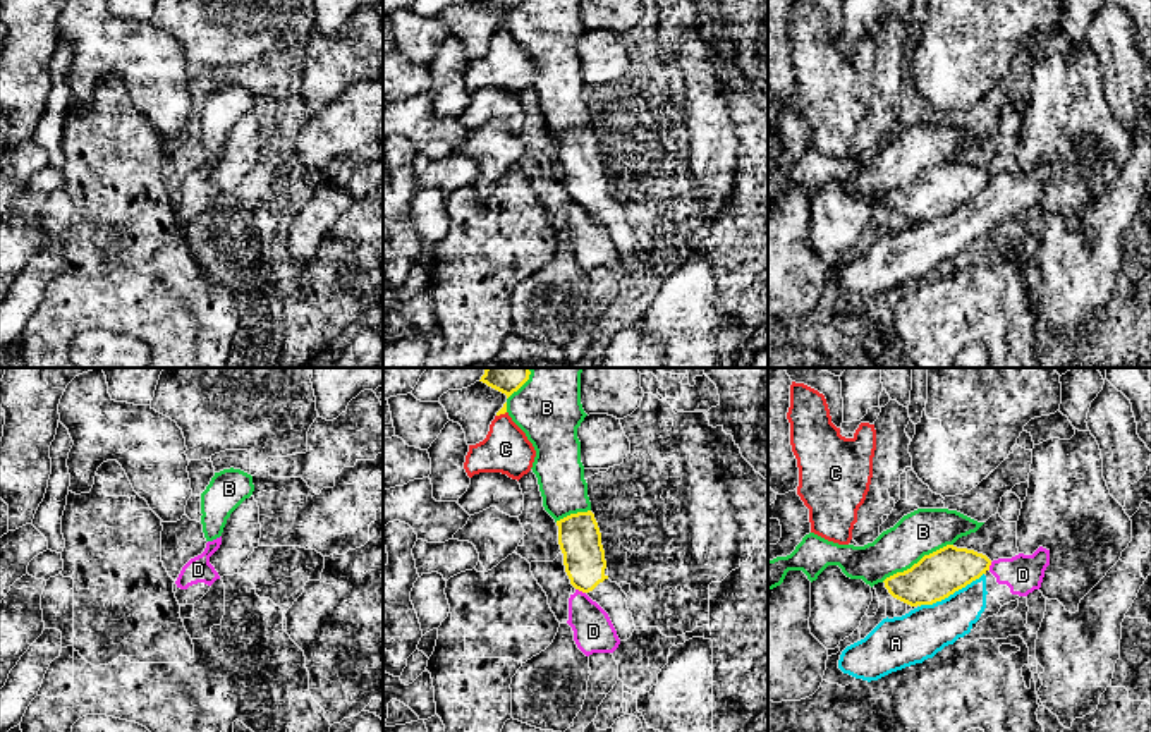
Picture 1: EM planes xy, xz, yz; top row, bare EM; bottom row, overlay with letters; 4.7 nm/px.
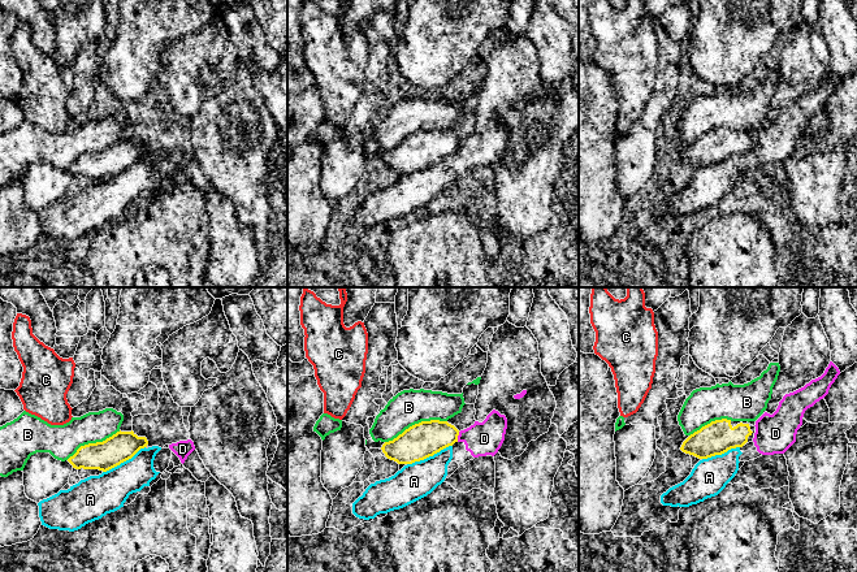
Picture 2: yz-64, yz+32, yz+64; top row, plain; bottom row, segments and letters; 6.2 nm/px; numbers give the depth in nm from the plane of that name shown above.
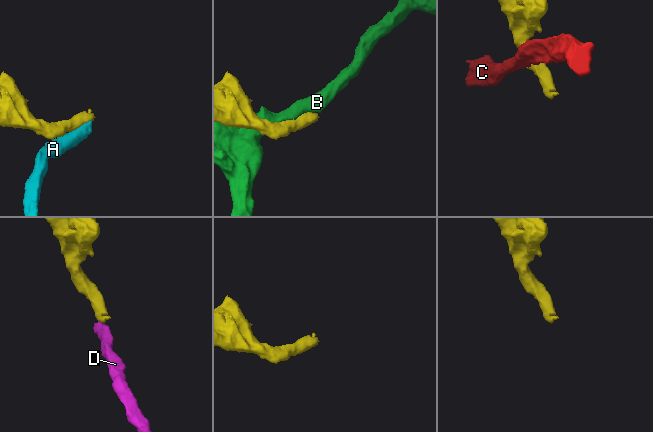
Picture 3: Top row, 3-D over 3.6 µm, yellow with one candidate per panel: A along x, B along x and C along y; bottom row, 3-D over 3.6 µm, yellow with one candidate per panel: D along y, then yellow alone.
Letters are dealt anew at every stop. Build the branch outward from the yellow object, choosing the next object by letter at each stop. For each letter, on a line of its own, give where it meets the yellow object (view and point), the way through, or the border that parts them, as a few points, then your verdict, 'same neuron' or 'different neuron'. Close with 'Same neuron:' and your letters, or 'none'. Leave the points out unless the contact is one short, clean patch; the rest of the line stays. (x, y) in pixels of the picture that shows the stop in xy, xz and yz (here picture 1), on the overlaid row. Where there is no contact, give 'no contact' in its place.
A: yz (950, 593) | along yz (983, 573), (947, 597), (919, 607) | different neuron
B: yz (918, 562) | different neuron
C: xz (500, 413) | along xz (505, 411), (497, 416) | different neuron
D: xz (581, 590) | along xz (576, 588), (584, 593) | different neuron
Same neuron: none

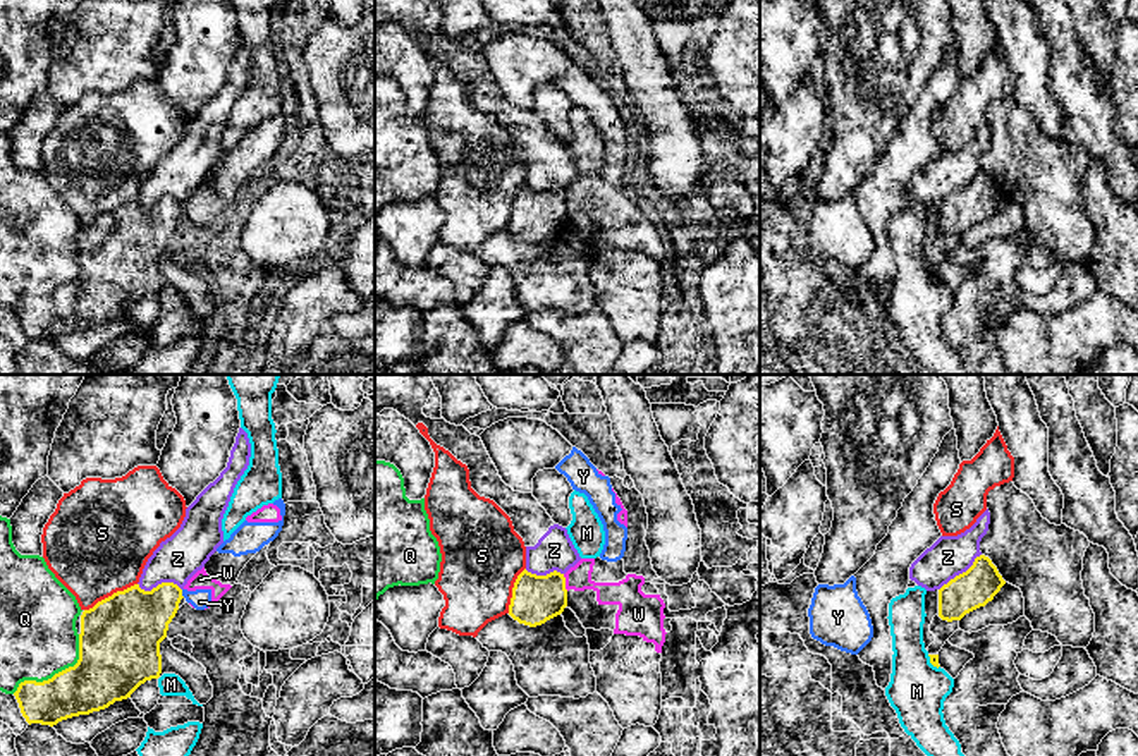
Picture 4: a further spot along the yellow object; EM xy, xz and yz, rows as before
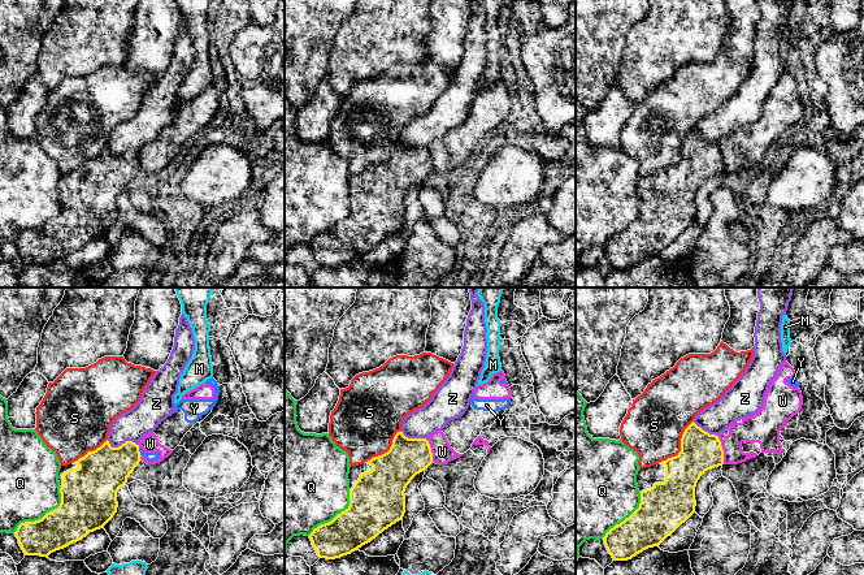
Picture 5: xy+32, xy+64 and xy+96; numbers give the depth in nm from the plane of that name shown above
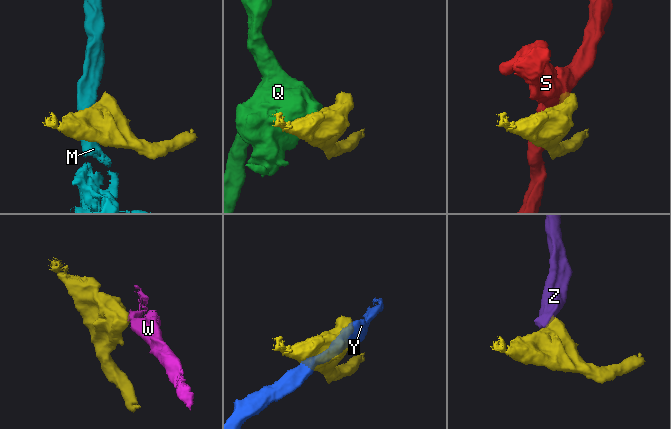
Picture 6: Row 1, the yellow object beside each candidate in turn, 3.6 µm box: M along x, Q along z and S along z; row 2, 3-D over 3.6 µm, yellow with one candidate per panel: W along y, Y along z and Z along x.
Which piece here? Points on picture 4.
M: yz (930, 662) | along yz (927, 655), (937, 669) | different neuron
Q: xy (59, 672) | different neuron
S: xy (112, 595) | different neuron
W: xz (564, 583) | along xz (562, 574), (568, 590) | different neuron
Y: xy (181, 593) | along xy (181, 590), (184, 597) | different neuron
Z: xy (159, 585) | along xy (138, 583), (145, 590), (162, 583), (174, 583), (181, 590) | different neuron
Same neuron: none

